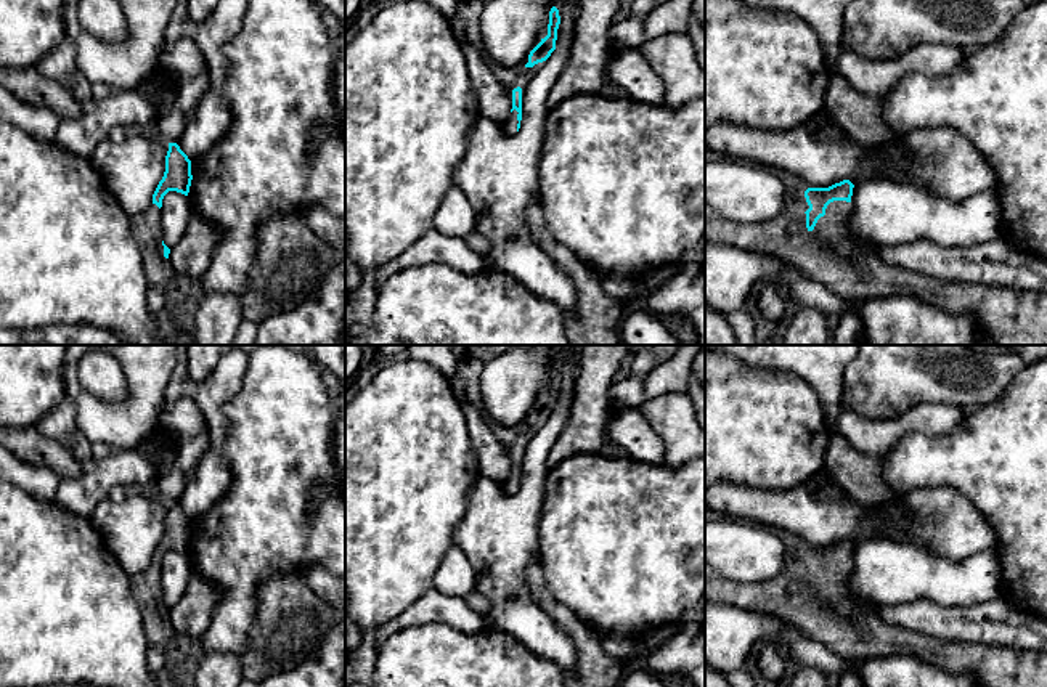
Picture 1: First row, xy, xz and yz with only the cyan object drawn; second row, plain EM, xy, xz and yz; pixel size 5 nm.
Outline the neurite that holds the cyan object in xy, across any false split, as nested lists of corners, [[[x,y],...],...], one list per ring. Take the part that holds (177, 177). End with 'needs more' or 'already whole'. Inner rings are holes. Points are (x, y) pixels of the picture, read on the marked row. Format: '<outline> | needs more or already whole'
[[[169,143],[165,172],[153,194],[151,207],[130,217],[130,231],[141,250],[148,284],[164,292],[172,292],[178,279],[169,263],[170,249],[162,241],[162,199],[169,191],[188,196],[191,180],[191,161],[177,143]]] | needs more

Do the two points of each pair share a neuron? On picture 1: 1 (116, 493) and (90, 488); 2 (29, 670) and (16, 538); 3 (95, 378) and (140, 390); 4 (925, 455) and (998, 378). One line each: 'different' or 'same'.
1: different
2: same
3: different
4: different

